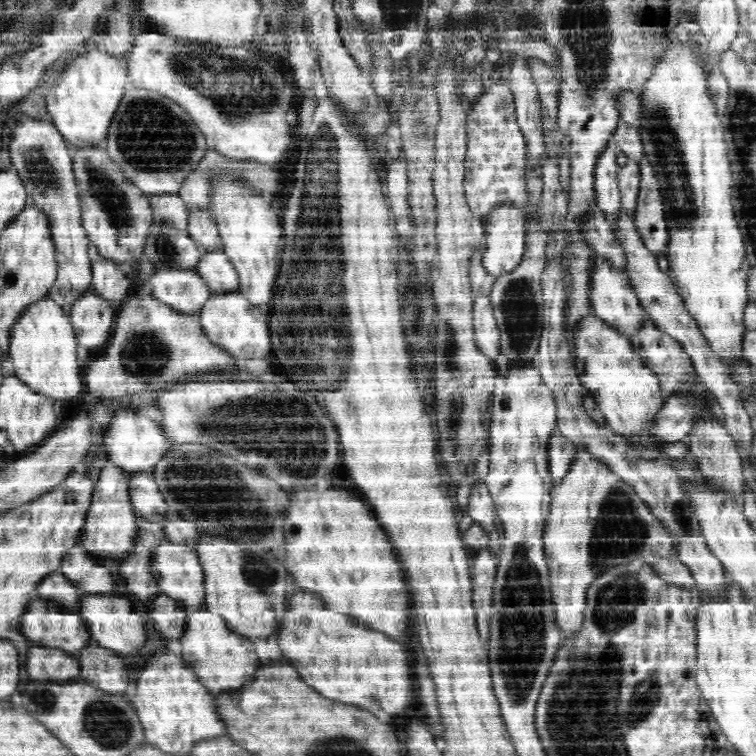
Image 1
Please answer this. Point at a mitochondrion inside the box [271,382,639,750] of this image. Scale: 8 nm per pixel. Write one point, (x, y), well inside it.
(522, 625)

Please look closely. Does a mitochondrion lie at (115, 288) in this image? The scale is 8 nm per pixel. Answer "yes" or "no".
no

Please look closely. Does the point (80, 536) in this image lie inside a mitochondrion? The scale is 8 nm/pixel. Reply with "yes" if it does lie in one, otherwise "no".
no

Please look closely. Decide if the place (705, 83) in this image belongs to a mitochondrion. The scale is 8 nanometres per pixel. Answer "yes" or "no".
no

